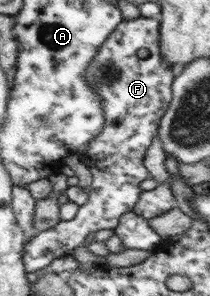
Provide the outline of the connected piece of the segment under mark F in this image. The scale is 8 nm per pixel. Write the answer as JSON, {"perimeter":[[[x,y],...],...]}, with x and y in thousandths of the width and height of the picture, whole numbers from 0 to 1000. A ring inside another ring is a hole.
{"perimeter":[[[652,57],[624,68],[586,68],[490,145],[462,186],[410,233],[410,264],[424,287],[471,311],[490,351],[490,443],[424,480],[424,503],[395,524],[405,557],[433,574],[443,611],[429,625],[424,672],[386,696],[348,740],[290,743],[262,767],[195,784],[114,828],[110,882],[129,919],[176,916],[305,861],[338,851],[400,821],[405,801],[443,780],[481,774],[543,774],[567,753],[567,736],[605,716],[624,716],[662,672],[676,639],[667,618],[714,595],[710,574],[686,561],[686,530],[700,500],[724,486],[733,456],[748,453],[767,395],[800,375],[819,338],[819,274],[843,240],[790,220],[781,186],[762,162],[762,64],[757,57]],[[662,166],[700,166],[710,189],[671,199],[652,189]]]}

